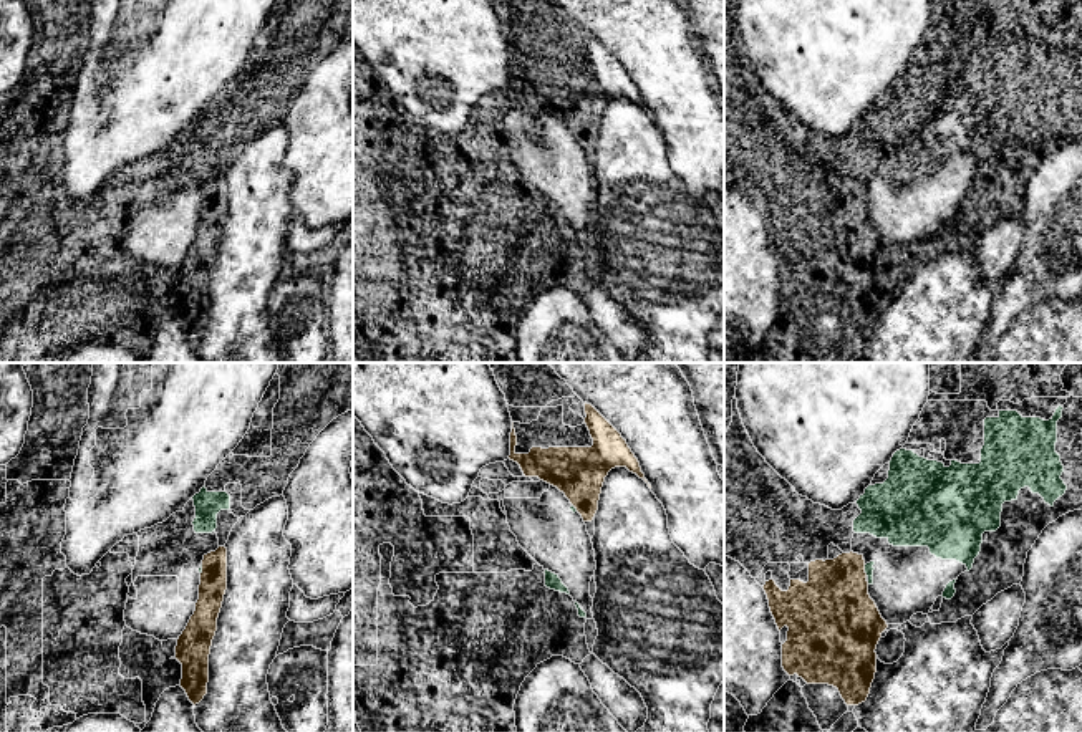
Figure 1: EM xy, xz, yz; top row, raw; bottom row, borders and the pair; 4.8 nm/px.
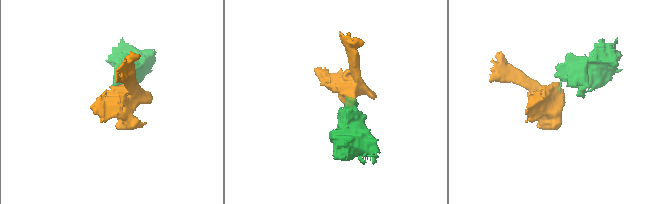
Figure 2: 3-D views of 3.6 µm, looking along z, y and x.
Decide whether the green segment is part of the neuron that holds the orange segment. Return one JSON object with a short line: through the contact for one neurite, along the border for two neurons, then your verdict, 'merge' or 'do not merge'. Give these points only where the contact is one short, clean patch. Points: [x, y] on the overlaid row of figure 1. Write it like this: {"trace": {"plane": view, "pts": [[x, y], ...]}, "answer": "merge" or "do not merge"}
{"trace": {"plane": "yz", "pts": [[864, 565], [867, 575]]}, "answer": "do not merge"}

